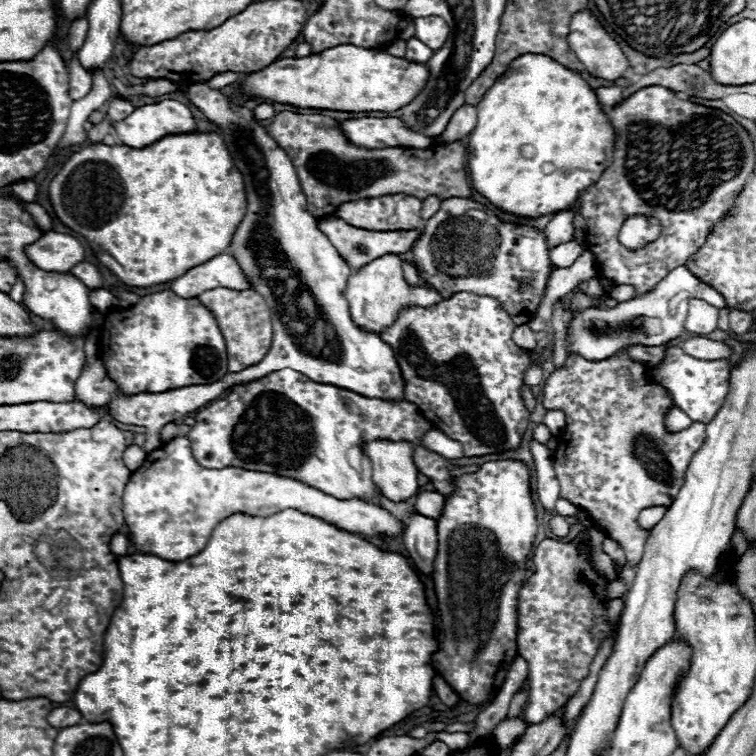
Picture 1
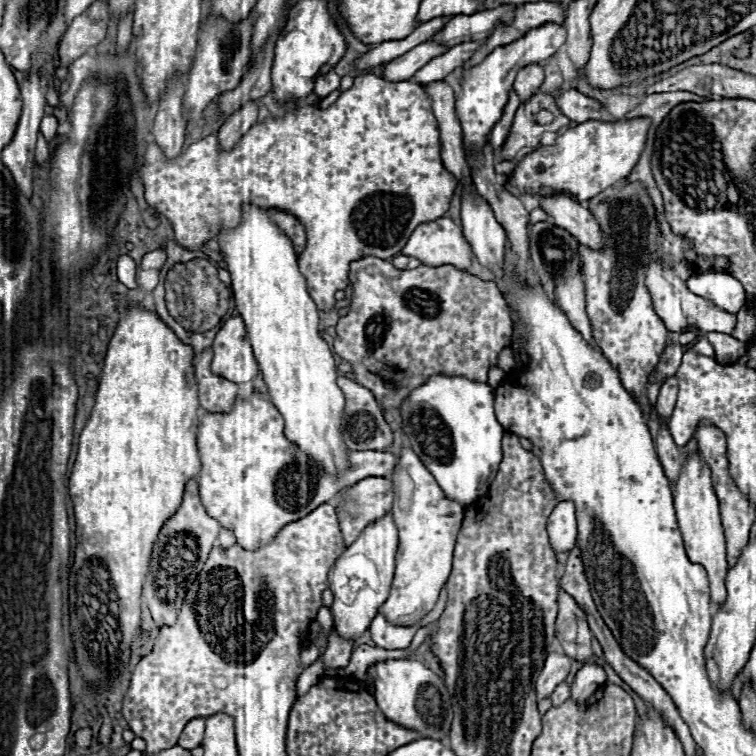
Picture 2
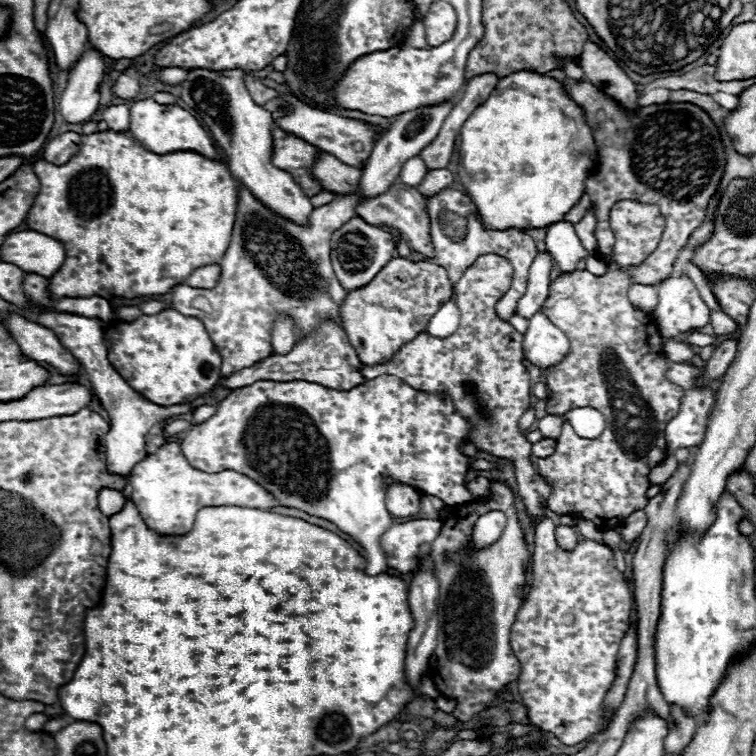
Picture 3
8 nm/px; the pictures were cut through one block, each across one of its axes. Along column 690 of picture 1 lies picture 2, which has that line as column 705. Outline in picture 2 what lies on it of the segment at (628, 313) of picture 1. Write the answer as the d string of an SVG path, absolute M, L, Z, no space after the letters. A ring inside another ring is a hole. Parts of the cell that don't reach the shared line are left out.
M704 272L688 278L688 290L698 294L726 312L736 314L746 304L746 292L742 284L726 272Z

